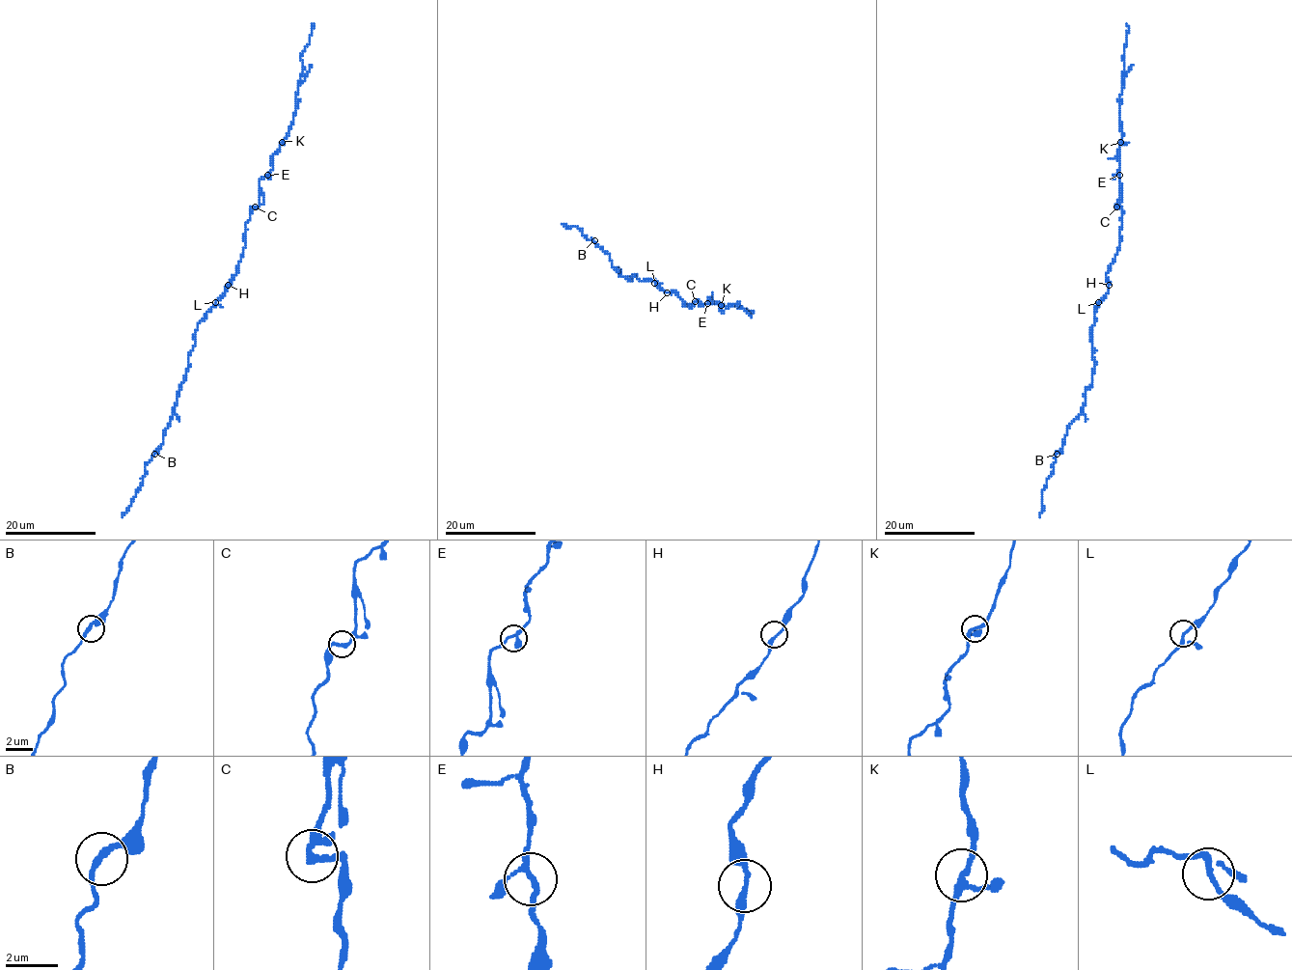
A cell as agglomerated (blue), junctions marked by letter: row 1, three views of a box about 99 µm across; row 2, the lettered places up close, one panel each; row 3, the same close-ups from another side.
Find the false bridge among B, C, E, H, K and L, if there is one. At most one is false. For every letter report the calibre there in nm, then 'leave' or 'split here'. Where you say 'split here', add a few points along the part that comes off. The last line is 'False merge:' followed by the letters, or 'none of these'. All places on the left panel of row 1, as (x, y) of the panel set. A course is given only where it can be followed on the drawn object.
B: 200 nm thick; leave
C: 200 nm thick; leave
E: 170 nm thick; leave
H: 240 nm thick; leave
K: 190 nm thick; leave
L: 180 nm thick; leave
False merge: none of these

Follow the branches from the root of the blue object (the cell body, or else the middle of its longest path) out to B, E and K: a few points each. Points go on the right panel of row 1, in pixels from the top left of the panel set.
B: (1107, 280), (1108, 293), (1095, 306), (1091, 327), (1092, 383), (1057, 454)
E: (1107, 280), (1121, 240), (1121, 209), (1116, 206), (1119, 175)
K: (1107, 280), (1121, 240), (1121, 209), (1116, 206), (1120, 142)

